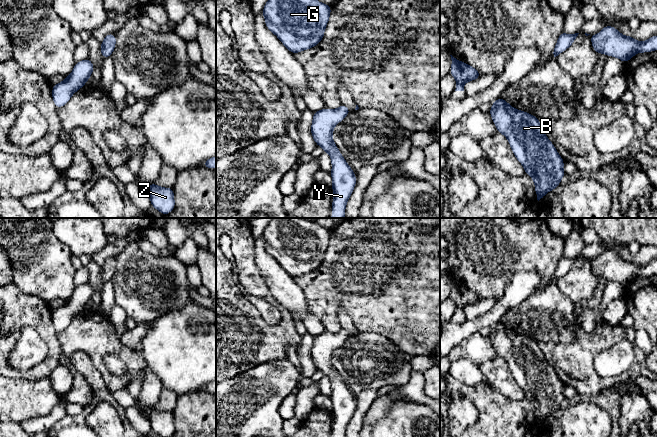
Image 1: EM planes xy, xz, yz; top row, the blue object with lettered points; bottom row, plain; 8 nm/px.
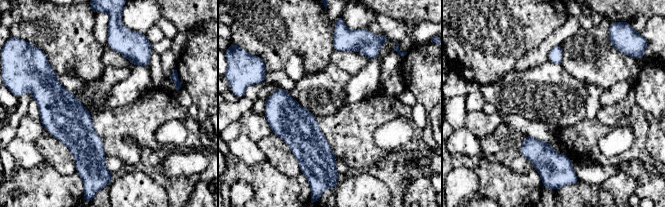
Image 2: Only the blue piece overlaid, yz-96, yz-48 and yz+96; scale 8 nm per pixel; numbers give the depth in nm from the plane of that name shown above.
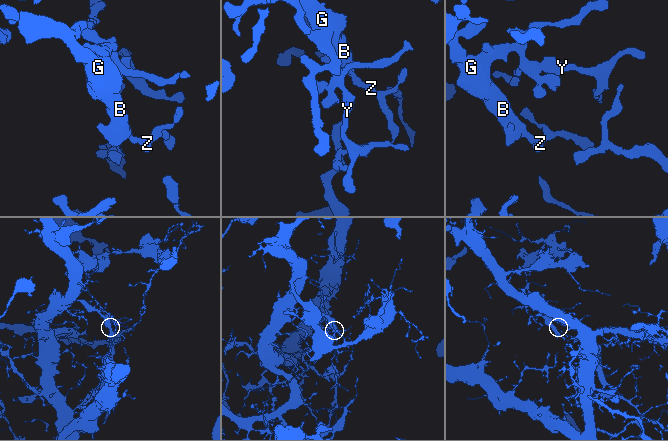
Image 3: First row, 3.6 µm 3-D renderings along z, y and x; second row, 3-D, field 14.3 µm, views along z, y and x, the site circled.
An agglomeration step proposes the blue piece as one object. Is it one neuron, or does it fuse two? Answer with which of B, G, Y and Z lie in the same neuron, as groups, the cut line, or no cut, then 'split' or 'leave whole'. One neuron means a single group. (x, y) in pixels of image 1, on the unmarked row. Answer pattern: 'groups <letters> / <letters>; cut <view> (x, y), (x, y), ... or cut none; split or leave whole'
groups B G Y Z; cut none; leave whole

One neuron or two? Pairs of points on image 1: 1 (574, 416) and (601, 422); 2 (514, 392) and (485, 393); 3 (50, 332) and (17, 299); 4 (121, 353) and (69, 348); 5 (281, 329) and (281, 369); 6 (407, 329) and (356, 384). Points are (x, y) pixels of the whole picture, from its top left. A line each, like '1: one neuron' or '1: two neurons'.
1: one neuron
2: two neurons
3: one neuron
4: one neuron
5: two neurons
6: two neurons

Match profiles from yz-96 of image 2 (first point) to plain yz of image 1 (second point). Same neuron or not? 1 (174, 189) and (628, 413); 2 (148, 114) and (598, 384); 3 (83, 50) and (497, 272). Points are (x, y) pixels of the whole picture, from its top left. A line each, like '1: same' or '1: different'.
1: different
2: same
3: same

